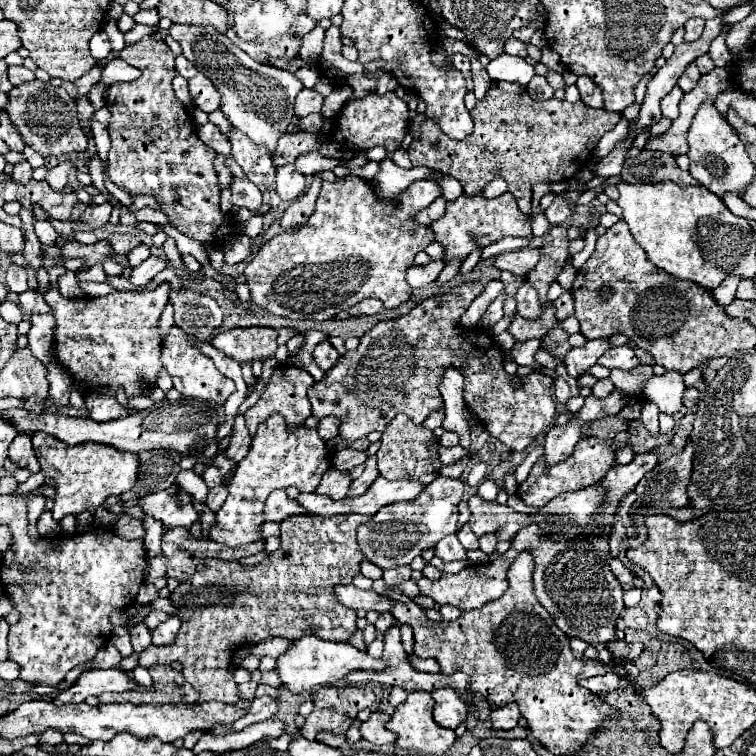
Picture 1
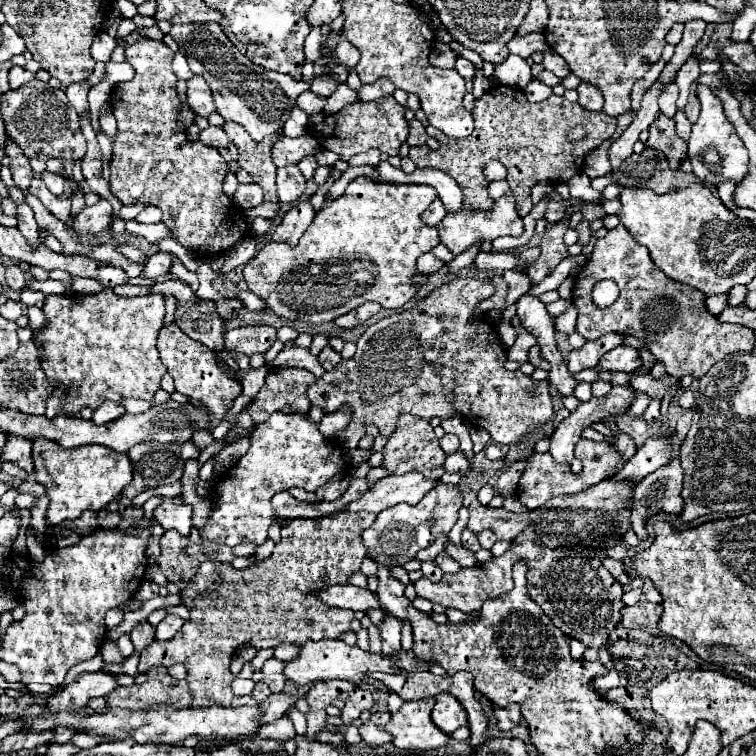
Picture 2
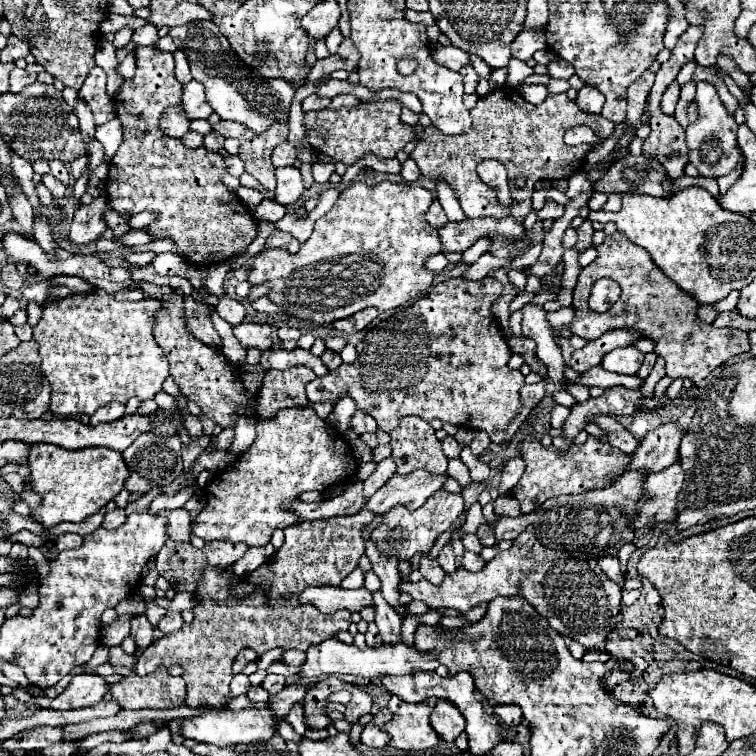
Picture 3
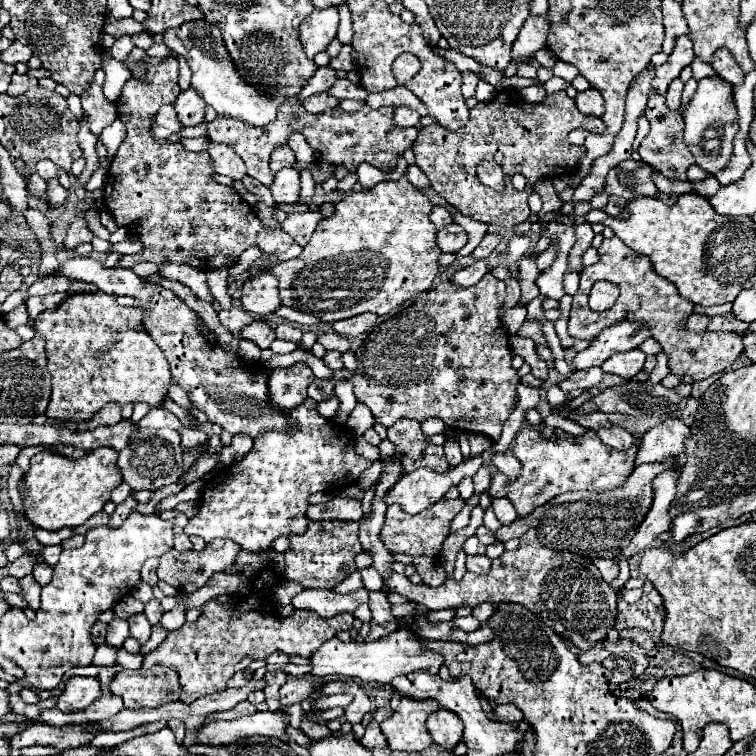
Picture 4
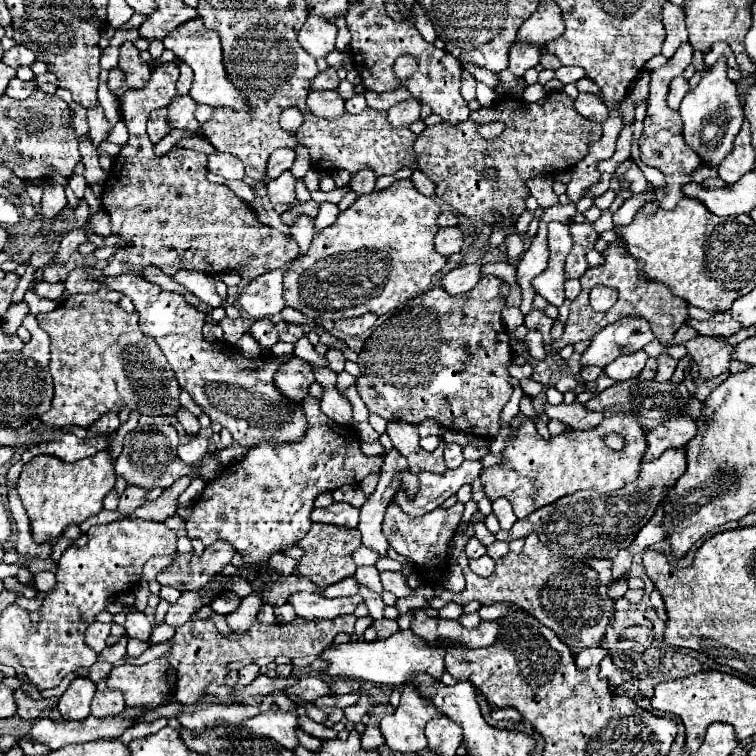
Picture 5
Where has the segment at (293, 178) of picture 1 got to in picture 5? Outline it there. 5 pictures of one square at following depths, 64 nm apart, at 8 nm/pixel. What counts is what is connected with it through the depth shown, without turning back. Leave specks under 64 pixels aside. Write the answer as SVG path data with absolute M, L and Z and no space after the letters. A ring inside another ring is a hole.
M286 170L276 180L266 184L268 198L272 204L294 204L296 202L295 185L297 180Z

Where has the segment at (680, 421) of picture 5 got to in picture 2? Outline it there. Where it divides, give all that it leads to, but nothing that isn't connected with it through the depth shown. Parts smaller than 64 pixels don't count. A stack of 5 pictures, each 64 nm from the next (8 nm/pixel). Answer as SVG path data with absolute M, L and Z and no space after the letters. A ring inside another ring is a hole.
M664 434L652 436L652 438L648 438L648 442L642 448L638 448L634 458L628 460L626 466L614 478L616 480L640 482L644 476L666 466L670 462L670 454L672 454L670 438L664 436Z

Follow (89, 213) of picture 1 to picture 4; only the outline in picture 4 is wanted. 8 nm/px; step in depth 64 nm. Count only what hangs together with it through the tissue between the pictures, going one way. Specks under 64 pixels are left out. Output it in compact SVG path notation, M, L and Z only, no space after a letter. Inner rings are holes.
M84 212L76 216L76 220L70 224L68 228L68 234L64 238L64 248L66 250L74 250L76 246L84 244L84 242L92 242L94 234L88 230L88 224L84 220Z

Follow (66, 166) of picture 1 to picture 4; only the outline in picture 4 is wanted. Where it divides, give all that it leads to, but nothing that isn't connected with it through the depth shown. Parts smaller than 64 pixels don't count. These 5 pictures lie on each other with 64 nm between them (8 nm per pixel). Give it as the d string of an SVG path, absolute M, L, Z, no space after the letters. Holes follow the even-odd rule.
M54 182L54 184L56 184L56 186L52 186L52 188L46 190L46 194L48 194L48 206L50 206L50 208L60 208L60 206L66 202L68 192L66 192L58 182Z

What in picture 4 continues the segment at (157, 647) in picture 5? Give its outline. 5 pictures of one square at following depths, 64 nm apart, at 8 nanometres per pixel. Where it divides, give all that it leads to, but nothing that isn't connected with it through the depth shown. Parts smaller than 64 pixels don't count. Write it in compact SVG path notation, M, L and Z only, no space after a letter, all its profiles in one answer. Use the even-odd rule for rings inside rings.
M120 650L118 652L118 664L122 666L122 668L132 668L132 670L138 670L140 666L142 666L142 662L144 662L144 656L142 654L128 654L128 652L124 652L124 650Z

